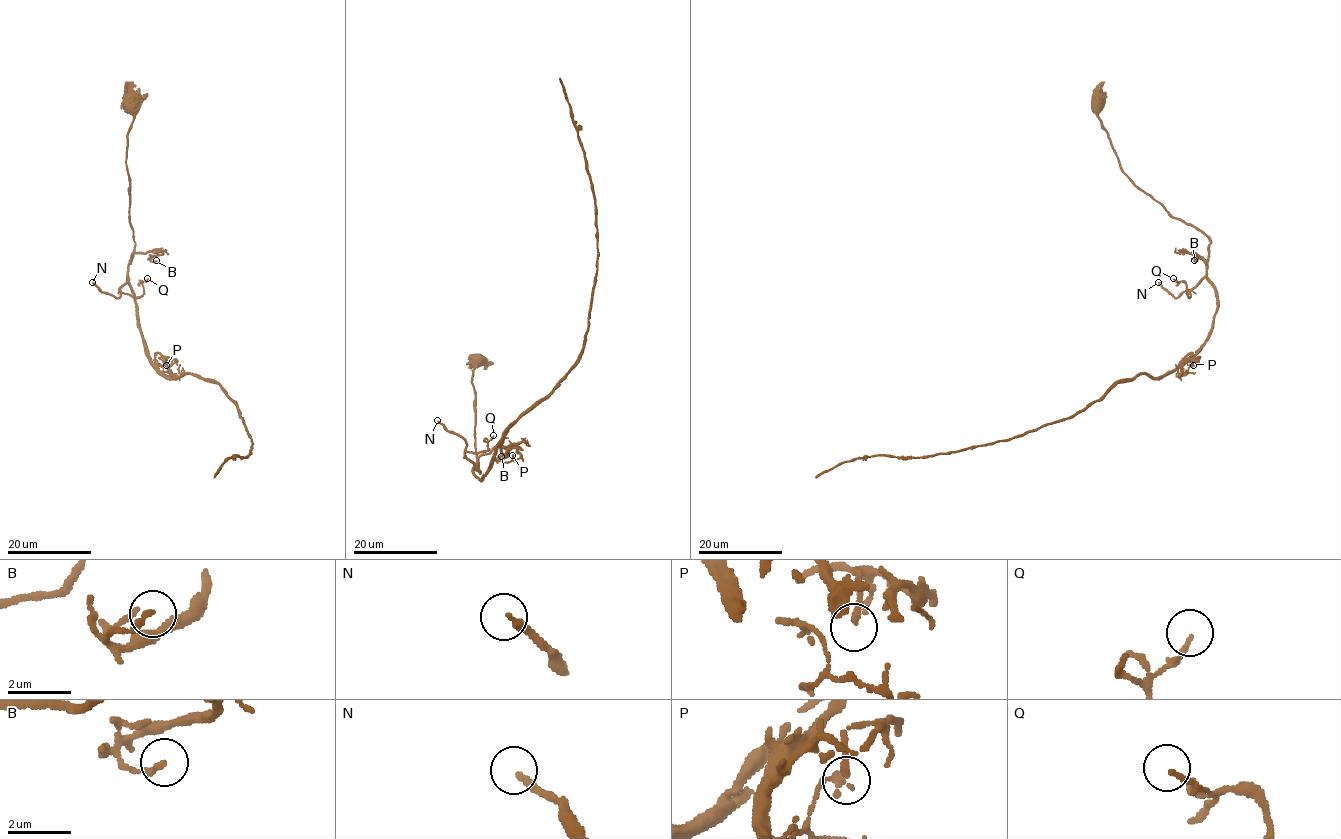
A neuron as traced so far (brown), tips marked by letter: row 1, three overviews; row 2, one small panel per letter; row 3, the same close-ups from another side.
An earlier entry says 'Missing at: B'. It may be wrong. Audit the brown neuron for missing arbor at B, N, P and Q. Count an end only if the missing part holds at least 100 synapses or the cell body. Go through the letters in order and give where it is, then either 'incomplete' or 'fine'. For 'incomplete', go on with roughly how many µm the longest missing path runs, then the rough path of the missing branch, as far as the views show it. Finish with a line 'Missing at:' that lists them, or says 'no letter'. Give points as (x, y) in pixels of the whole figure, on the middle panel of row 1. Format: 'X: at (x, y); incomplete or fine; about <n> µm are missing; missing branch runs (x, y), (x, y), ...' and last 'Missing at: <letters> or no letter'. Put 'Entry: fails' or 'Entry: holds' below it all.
B: at (501, 456); fine
N: at (437, 420); fine
P: at (512, 455); fine
Q: at (493, 435); fine
Missing at: no letter
Entry: fails

